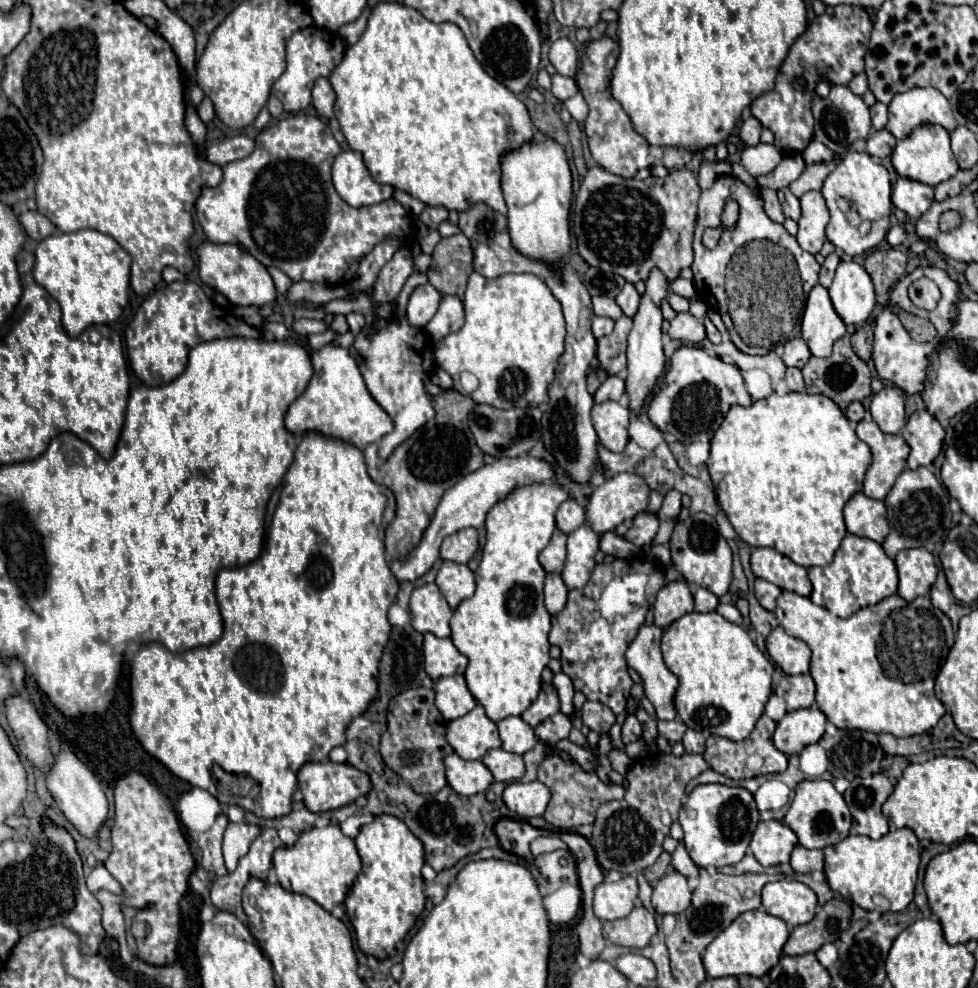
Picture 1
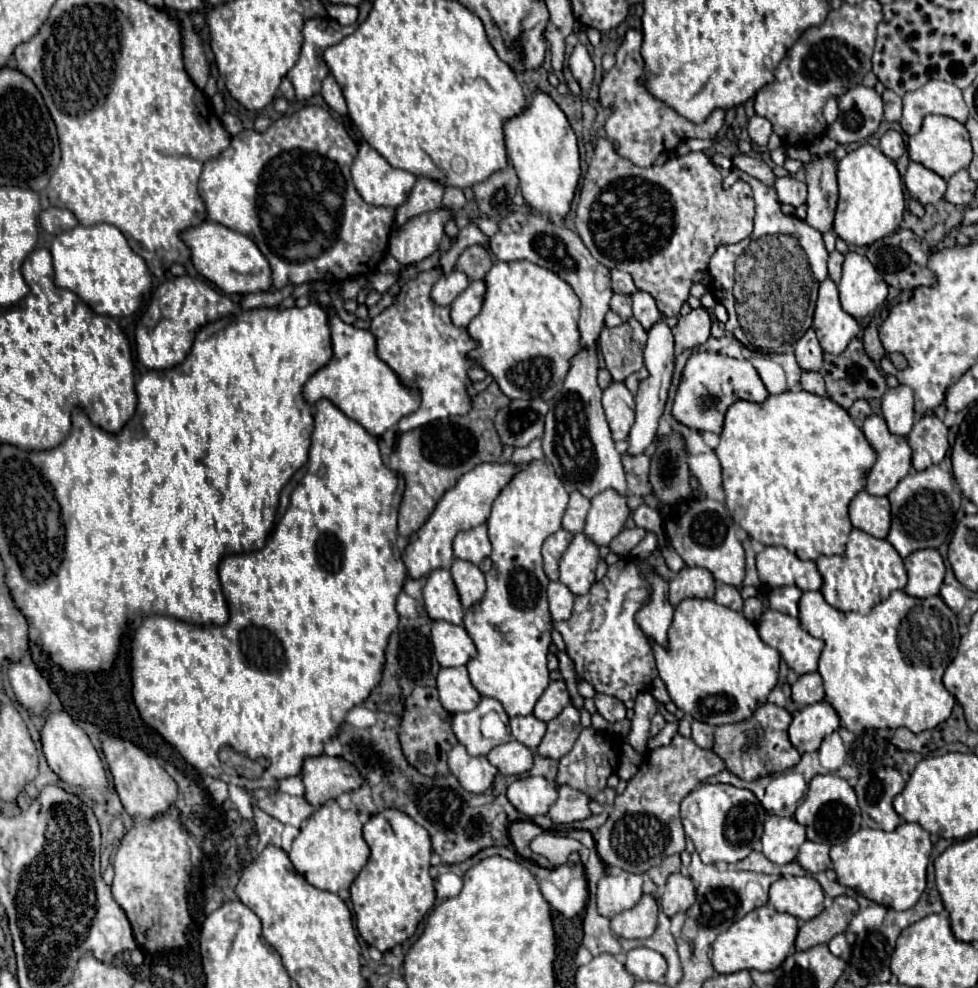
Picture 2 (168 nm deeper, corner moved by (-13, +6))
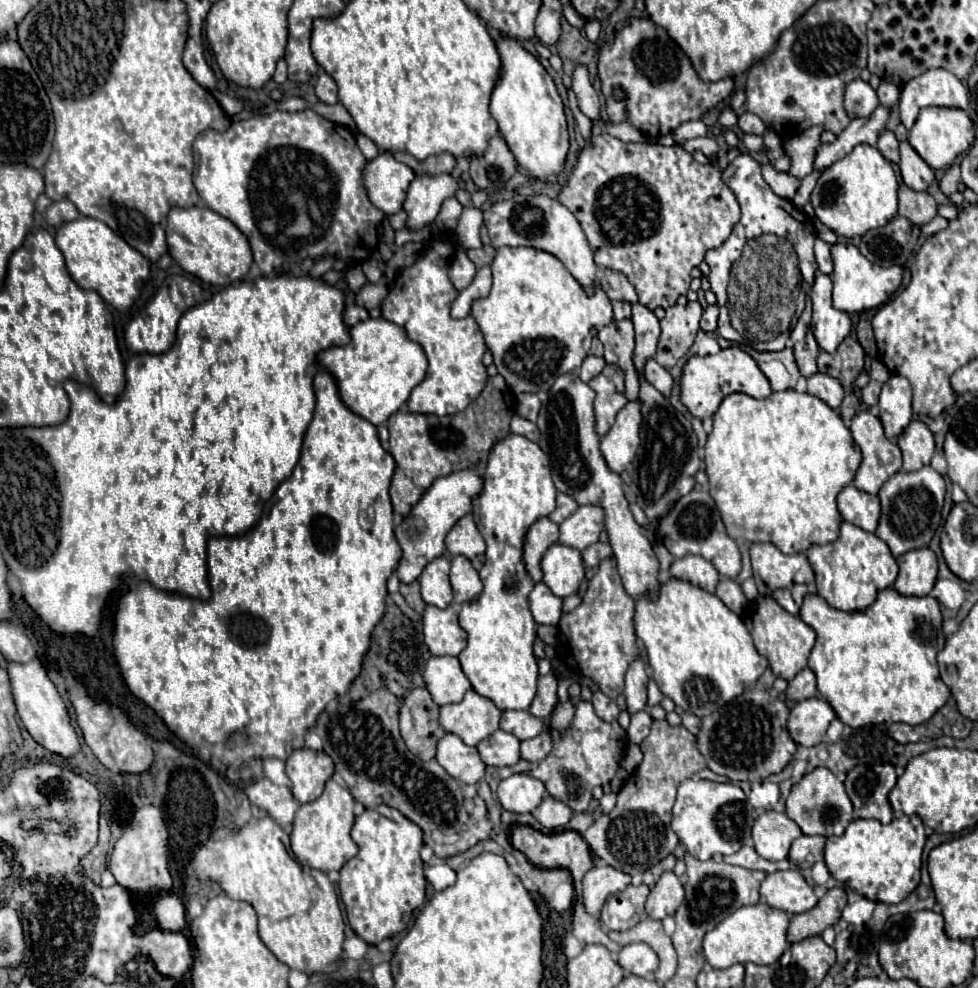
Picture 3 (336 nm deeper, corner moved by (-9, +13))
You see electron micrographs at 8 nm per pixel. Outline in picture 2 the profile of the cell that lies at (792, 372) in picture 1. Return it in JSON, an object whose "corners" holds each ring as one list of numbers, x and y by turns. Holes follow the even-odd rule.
{"corners":[[802,372,802,380,800,380,802,388,806,392,814,392,814,394,820,394,820,396,826,396,826,390,824,390,824,382,822,382,822,376,818,372]]}

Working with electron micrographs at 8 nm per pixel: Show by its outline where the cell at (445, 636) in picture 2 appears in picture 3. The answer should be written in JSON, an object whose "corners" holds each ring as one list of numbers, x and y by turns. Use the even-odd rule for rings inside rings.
{"corners":[[426,605,424,609,424,643,432,655,460,655,466,647,466,631,458,623,454,607,438,609]]}

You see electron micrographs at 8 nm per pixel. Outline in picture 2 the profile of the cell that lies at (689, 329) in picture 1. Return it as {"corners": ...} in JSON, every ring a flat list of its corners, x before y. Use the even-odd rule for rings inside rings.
{"corners":[[700,306,690,314,680,316,678,324,672,328,672,334,678,348,694,348,704,344,710,338,710,326,712,326,712,318]]}

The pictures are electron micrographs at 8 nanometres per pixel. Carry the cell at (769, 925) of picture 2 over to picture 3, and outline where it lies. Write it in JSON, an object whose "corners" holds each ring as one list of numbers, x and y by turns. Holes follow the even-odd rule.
{"corners":[[760,901,756,905,740,907,738,911,734,911,726,919,722,919,710,933,704,935,702,951,704,951,706,961,714,969,726,969,734,963,772,965,788,949,786,931,788,931,788,915,780,909,770,907,764,901]]}

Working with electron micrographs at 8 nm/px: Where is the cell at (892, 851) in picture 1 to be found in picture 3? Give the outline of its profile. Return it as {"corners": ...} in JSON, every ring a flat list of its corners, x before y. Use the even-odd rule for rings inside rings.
{"corners":[[918,815,894,817,888,825,876,819,854,819,842,837,826,839,824,861,830,875,858,895,882,903,900,903,920,883,924,843,924,823]]}

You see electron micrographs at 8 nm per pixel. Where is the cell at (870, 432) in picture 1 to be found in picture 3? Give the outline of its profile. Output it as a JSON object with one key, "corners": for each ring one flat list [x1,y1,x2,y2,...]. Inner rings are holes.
{"corners":[[860,411,854,419,852,419,852,425,850,425,850,433,852,433,852,439,856,441,856,445,860,447,862,451,862,463,856,471,856,477,854,477,854,485,856,489,860,491,866,491,870,495,876,495,878,489,894,475,900,471,902,467,902,453,898,449,898,445,890,439,886,439,884,435,884,429,882,429,882,423,878,417,874,417,870,411]]}

